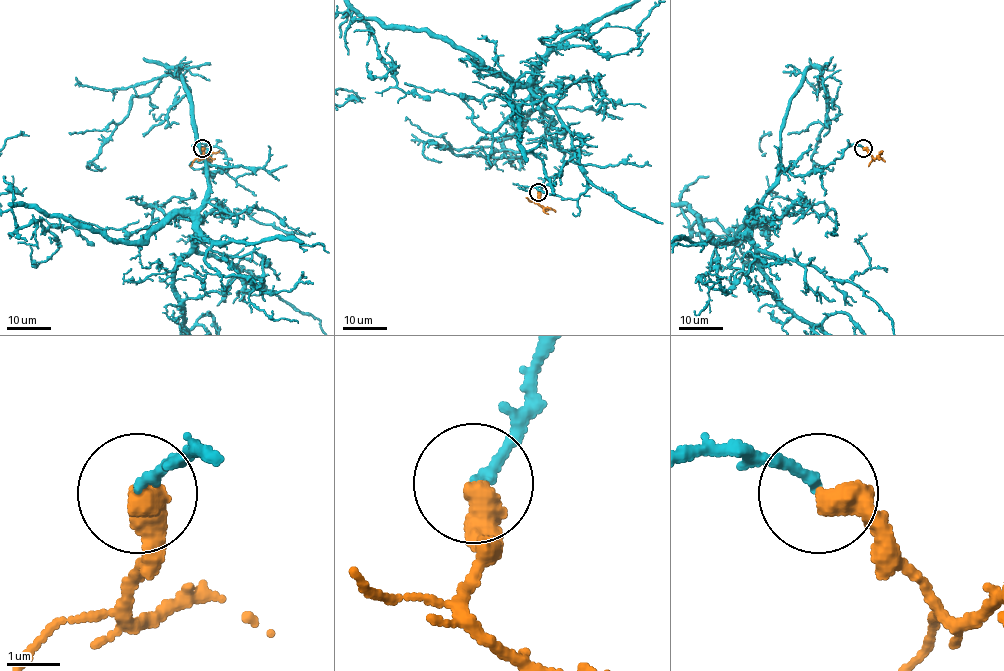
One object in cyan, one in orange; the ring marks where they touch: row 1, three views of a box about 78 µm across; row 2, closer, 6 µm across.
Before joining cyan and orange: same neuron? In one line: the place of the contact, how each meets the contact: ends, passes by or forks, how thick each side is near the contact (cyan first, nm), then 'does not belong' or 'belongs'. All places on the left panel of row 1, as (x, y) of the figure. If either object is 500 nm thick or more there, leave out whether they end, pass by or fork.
at (202, 148); 200 nm thick on the cyan side, 500 nm on the other; belongs

